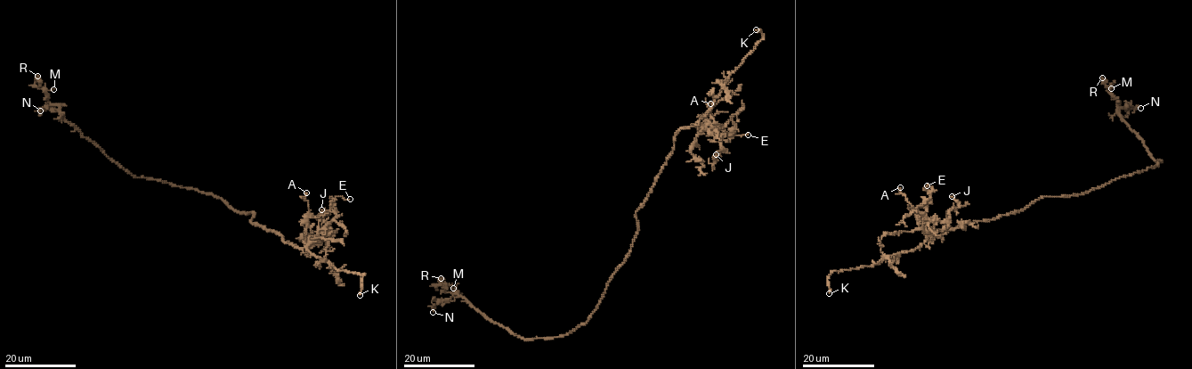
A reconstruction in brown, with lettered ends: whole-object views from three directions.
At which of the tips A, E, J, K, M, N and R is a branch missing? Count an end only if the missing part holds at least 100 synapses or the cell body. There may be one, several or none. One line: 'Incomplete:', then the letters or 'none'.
Incomplete: K

